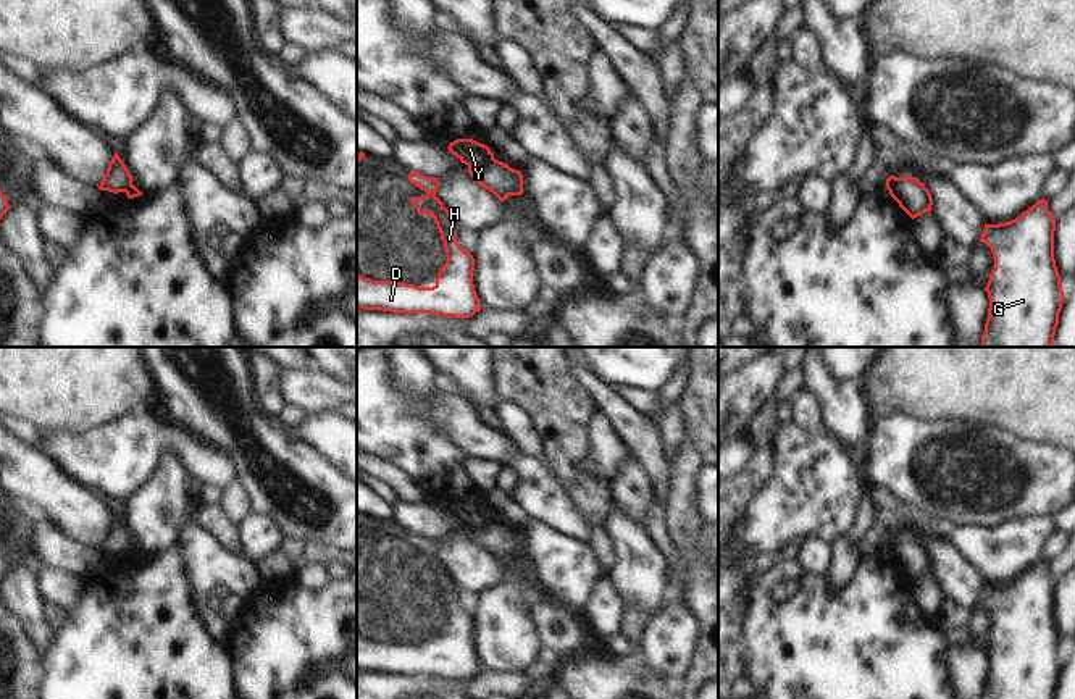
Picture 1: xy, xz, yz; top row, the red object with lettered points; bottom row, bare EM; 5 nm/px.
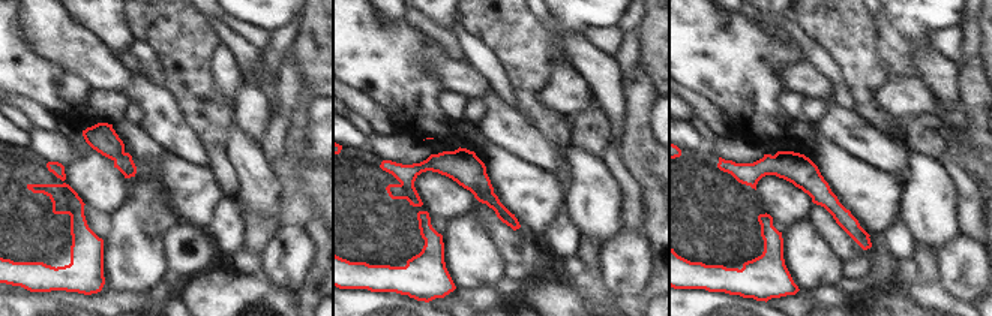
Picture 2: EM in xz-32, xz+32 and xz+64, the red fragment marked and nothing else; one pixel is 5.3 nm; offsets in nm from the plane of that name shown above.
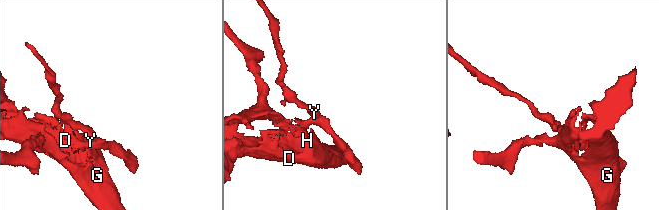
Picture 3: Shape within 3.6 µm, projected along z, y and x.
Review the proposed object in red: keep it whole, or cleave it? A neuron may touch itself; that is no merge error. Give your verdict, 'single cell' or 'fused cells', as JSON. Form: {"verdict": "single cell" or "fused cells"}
{"verdict": "fused cells"}

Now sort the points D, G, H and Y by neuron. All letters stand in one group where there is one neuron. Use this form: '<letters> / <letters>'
D G H / Y

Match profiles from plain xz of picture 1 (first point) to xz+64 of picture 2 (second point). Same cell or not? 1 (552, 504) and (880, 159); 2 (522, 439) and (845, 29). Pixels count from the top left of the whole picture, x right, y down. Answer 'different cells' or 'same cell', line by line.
1: same cell
2: different cells

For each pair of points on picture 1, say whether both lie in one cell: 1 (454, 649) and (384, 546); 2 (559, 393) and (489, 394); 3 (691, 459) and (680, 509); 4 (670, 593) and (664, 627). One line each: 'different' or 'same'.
1: same
2: different
3: same
4: different

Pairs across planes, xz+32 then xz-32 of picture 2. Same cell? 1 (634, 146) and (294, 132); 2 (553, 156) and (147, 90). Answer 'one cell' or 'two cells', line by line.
1: one cell
2: one cell

